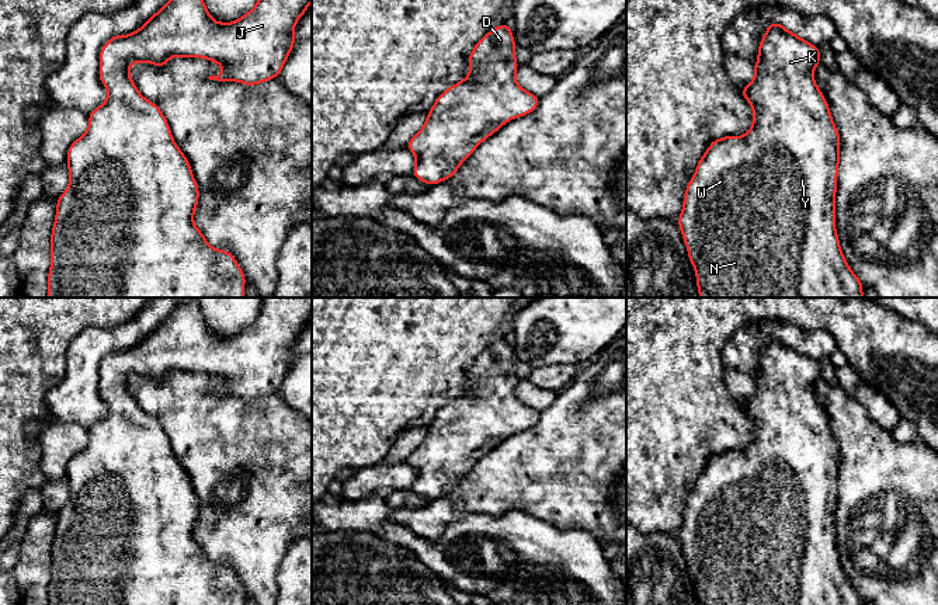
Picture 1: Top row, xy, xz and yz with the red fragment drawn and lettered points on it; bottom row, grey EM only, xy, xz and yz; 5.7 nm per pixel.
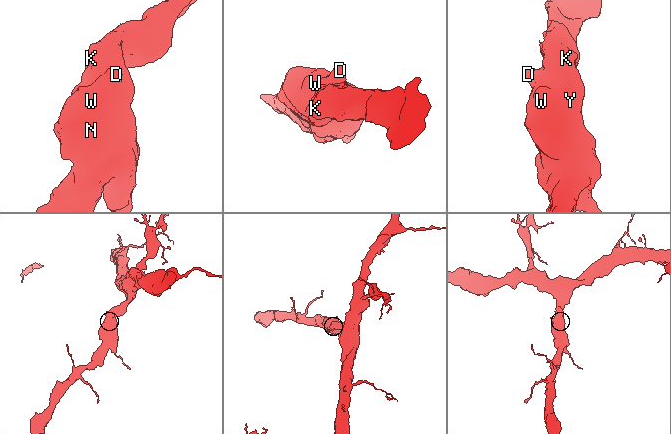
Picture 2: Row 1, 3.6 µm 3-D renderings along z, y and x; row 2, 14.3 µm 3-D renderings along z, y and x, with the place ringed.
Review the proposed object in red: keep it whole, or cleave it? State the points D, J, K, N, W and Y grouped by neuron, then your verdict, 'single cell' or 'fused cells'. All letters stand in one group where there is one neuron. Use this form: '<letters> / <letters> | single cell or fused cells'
D J K N W Y | single cell

